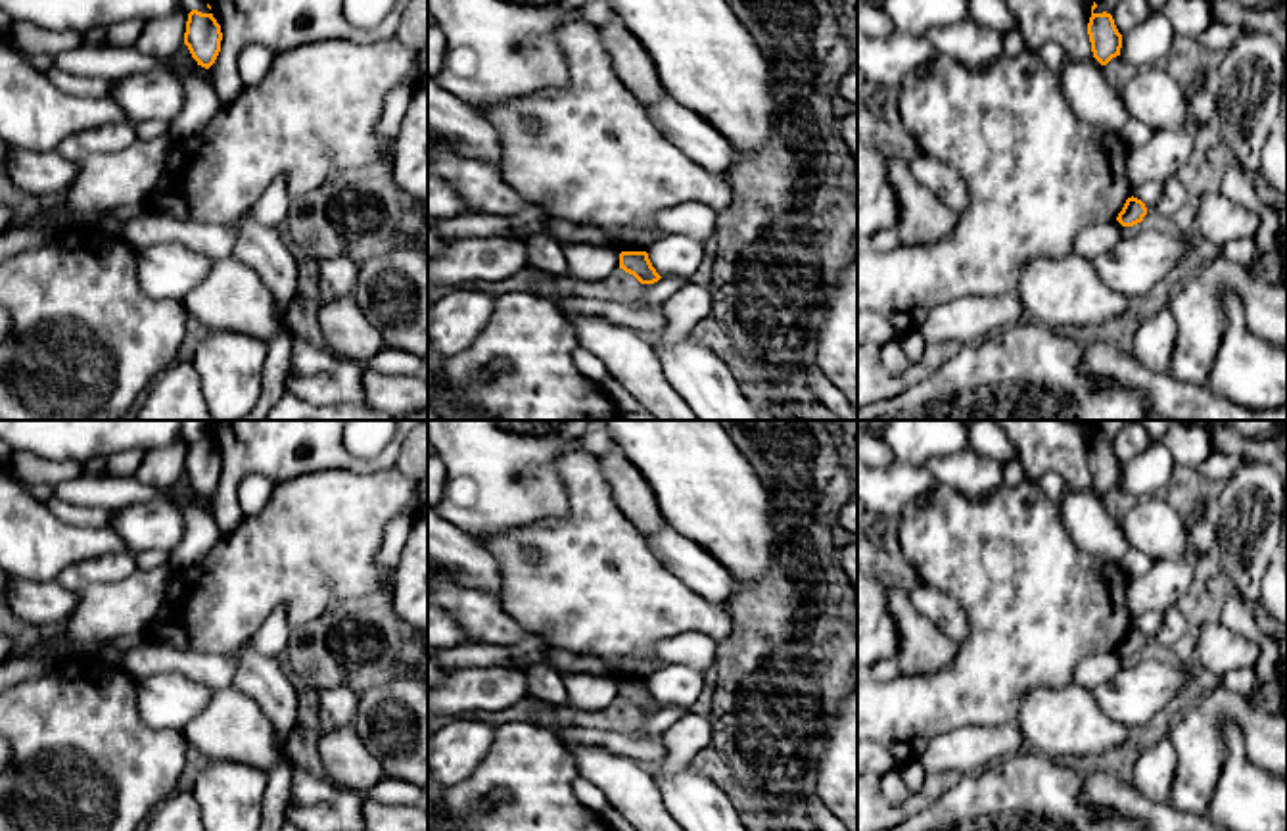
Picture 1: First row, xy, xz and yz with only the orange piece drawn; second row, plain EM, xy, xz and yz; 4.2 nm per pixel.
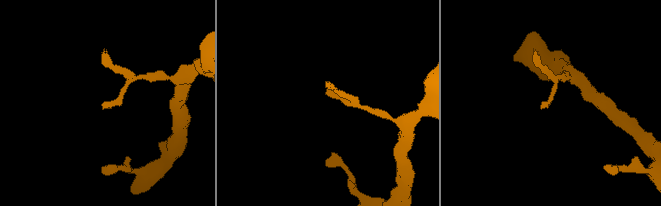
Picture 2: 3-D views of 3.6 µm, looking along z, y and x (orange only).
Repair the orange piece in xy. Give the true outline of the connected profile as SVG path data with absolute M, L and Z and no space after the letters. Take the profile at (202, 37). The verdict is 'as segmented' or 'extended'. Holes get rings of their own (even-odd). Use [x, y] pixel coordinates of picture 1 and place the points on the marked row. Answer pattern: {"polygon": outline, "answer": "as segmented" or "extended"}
{"polygon": "M192 10L186 21L184 44L198 65L209 69L221 52L221 25L213 13Z", "answer": "as segmented"}

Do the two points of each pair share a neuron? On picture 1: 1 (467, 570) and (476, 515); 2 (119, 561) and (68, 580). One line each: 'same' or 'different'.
1: different
2: same

